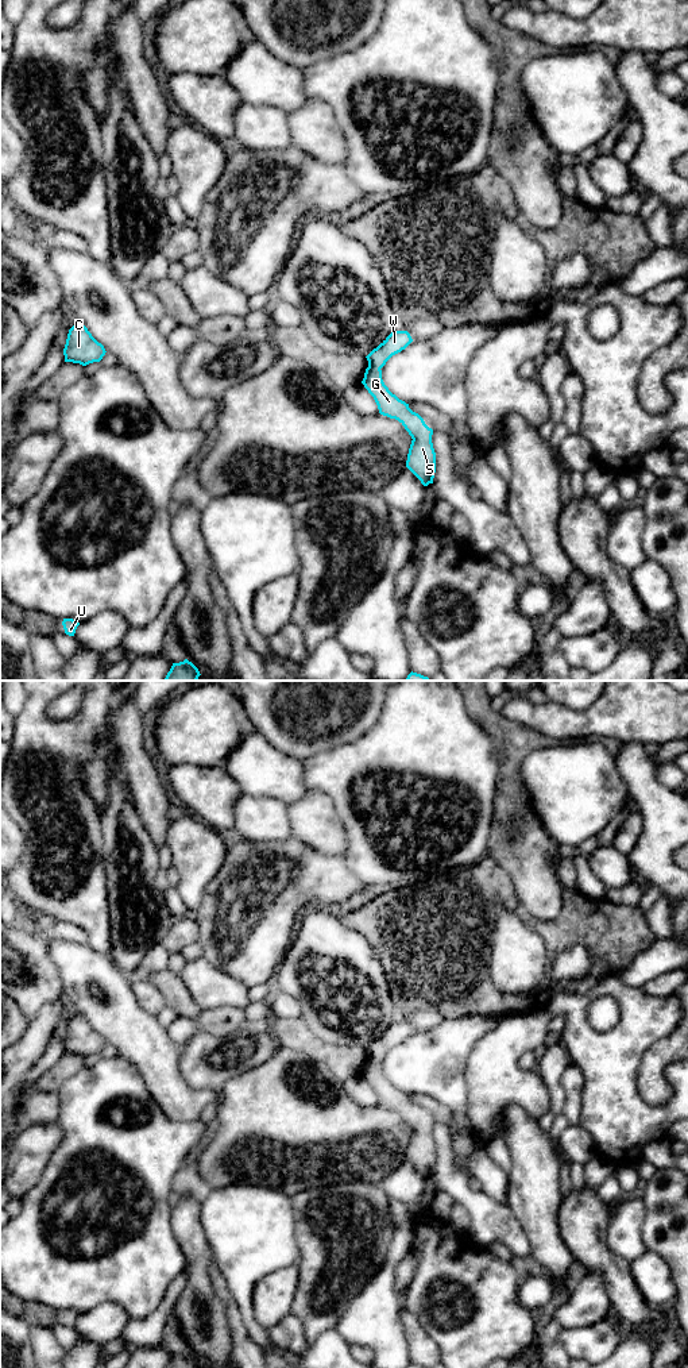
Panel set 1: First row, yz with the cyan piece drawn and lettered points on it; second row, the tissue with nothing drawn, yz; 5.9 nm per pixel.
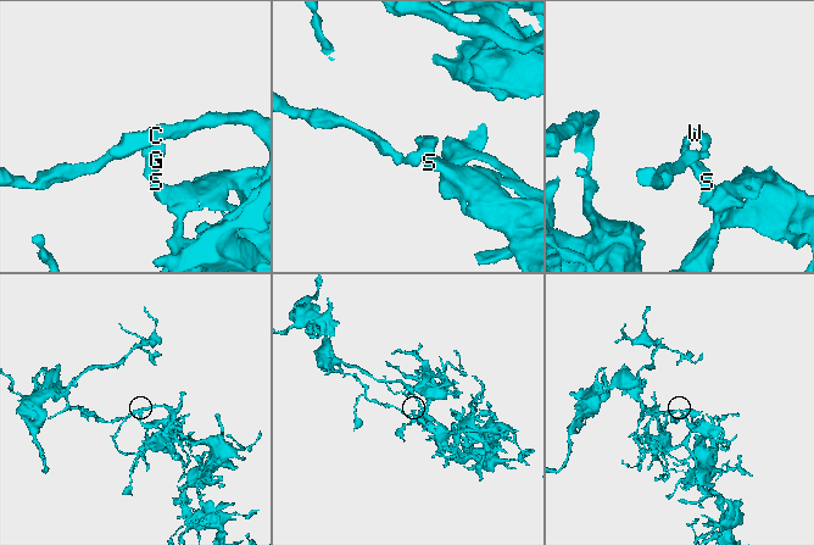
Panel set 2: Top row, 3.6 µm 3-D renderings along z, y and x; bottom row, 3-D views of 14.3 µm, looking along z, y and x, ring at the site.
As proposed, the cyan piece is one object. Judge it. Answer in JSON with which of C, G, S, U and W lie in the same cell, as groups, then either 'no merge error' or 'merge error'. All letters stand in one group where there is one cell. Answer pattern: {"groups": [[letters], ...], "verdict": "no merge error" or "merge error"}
{"groups": [["C", "G", "S", "U"], ["W"]], "verdict": "merge error"}

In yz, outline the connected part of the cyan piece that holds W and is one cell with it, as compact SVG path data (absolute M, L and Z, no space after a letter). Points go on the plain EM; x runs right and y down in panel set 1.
M393 1022L366 1048L368 1057L382 1060L393 1047L405 1041L411 1033L413 1030L407 1022Z

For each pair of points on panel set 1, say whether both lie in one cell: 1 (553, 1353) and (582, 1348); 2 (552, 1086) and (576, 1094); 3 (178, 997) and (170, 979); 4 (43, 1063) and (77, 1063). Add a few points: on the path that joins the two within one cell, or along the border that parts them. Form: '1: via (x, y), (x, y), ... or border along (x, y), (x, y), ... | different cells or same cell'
1: border along (563, 1329), (560, 1344), (567, 1353) | different cells
2: border along (571, 1063), (560, 1079), (564, 1094), (561, 1112) | different cells
3: via (174, 993), (170, 983) | same cell
4: border along (65, 1054), (34, 1085) | different cells

